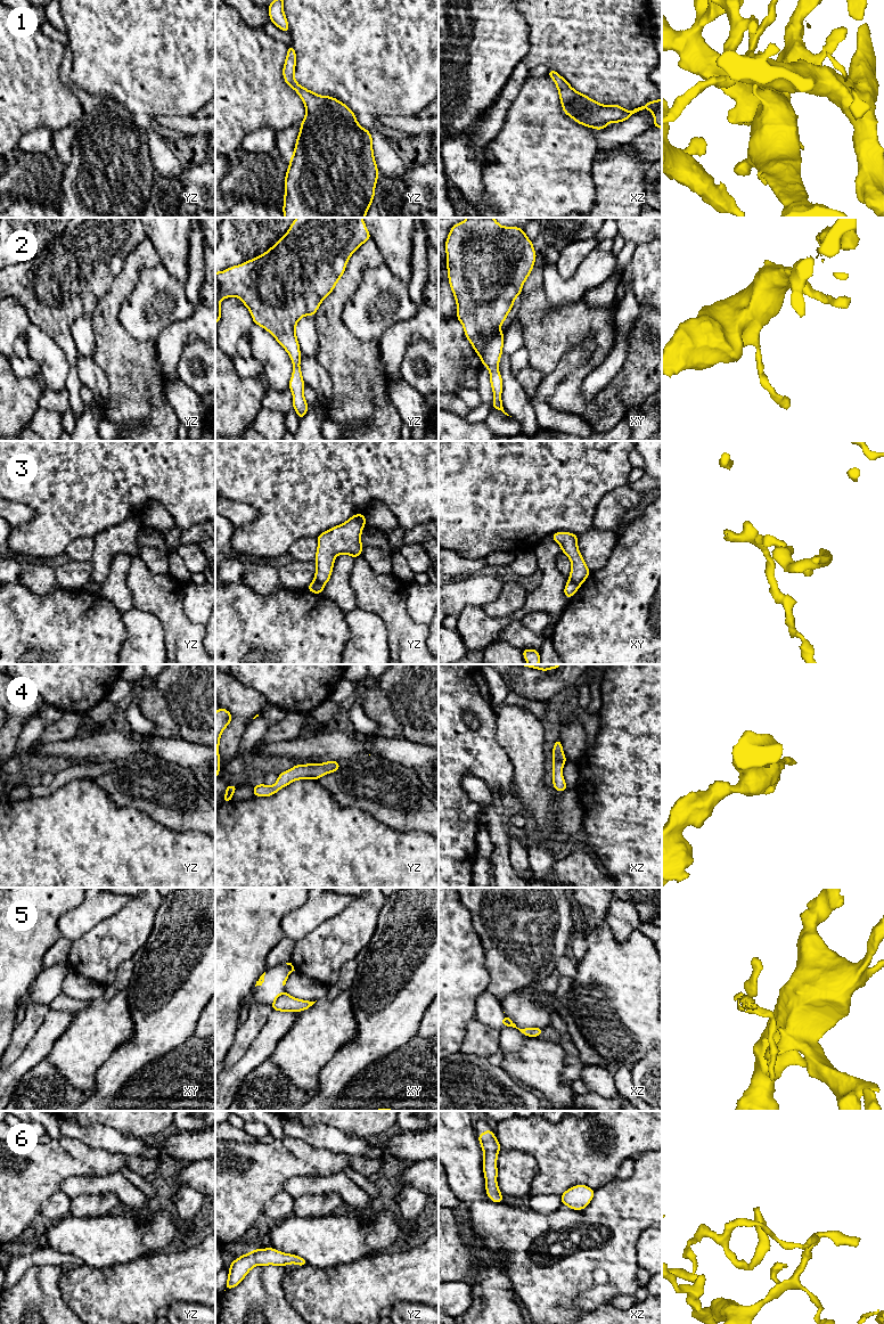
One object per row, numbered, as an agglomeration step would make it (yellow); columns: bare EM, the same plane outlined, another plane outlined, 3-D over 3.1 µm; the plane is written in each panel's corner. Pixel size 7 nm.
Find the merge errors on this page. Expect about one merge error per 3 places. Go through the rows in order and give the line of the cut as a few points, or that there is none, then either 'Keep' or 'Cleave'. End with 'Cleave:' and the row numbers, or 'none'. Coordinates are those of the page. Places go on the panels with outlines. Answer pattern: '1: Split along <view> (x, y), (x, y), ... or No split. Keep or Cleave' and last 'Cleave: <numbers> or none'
1: No split. Keep
2: No split. Keep
3: Split along xy (569, 579), (578, 587). Cleave
4: No split. Keep
5: Split along xy (284, 991), (273, 1003). Cleave
6: No split. Keep
Cleave: 3, 5

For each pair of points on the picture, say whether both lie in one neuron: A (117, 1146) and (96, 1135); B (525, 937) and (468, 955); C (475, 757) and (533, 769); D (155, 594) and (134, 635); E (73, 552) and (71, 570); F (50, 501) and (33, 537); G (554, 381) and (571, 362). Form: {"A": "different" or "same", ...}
{"A": "same", "B": "different", "C": "different", "D": "different", "E": "different", "F": "same", "G": "same"}

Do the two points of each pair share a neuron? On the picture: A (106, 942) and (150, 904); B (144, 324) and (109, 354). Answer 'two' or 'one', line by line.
A: one
B: two

